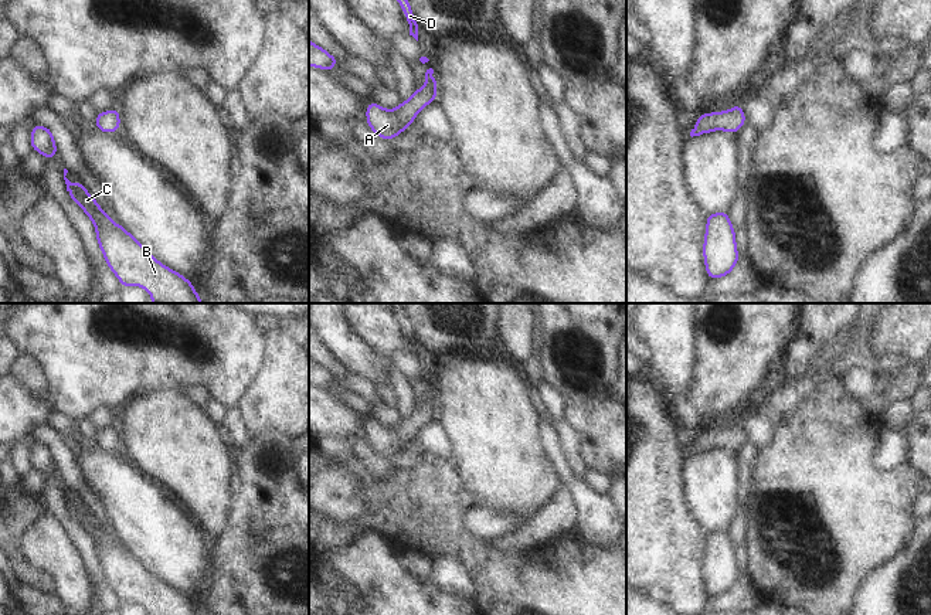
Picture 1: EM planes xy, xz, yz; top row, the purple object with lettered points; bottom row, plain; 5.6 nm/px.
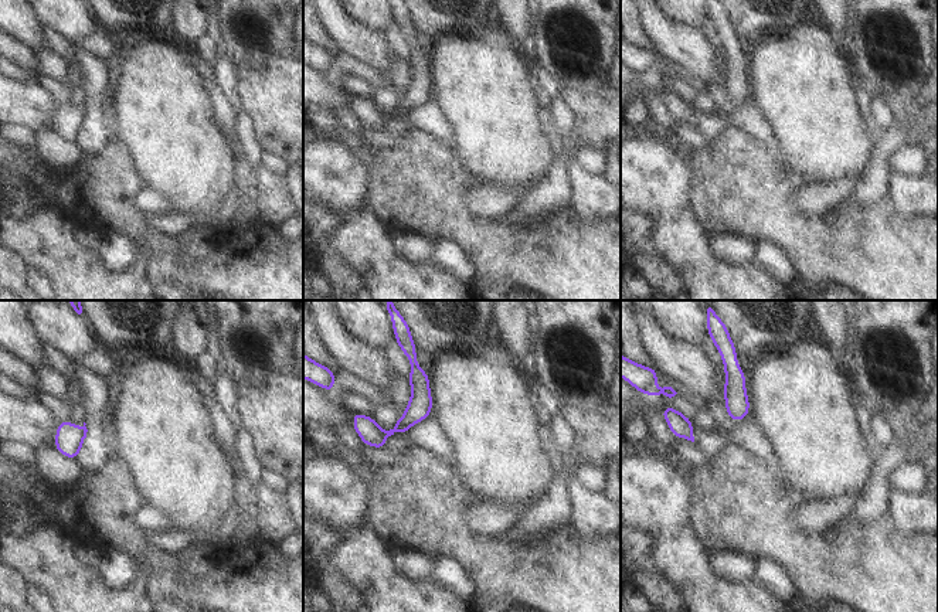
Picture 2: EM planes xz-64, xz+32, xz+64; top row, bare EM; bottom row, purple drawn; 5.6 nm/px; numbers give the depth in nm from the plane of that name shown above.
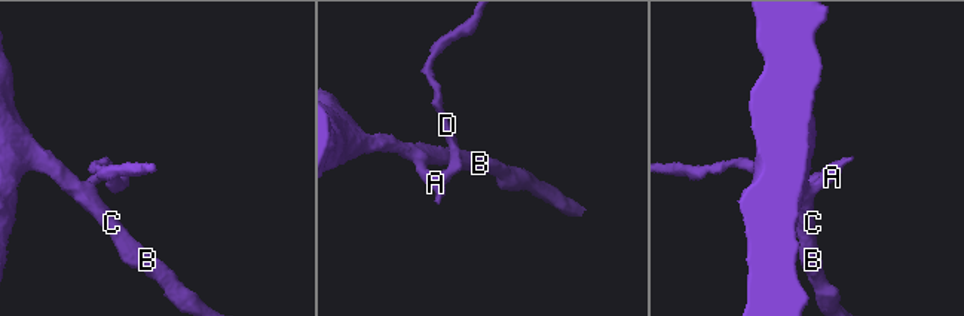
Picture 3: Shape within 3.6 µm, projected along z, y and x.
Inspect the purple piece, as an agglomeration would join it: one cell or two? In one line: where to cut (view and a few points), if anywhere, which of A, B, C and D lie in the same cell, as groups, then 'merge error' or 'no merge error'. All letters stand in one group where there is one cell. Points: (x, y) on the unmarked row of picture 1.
no cut; A B C D; no merge error

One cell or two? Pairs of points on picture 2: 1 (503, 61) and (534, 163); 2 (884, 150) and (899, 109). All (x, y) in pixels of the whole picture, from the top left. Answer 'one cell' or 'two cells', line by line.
1: one cell
2: two cells

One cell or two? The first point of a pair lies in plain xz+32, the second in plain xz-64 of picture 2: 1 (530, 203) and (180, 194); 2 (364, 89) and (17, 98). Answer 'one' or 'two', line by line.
1: two
2: two

